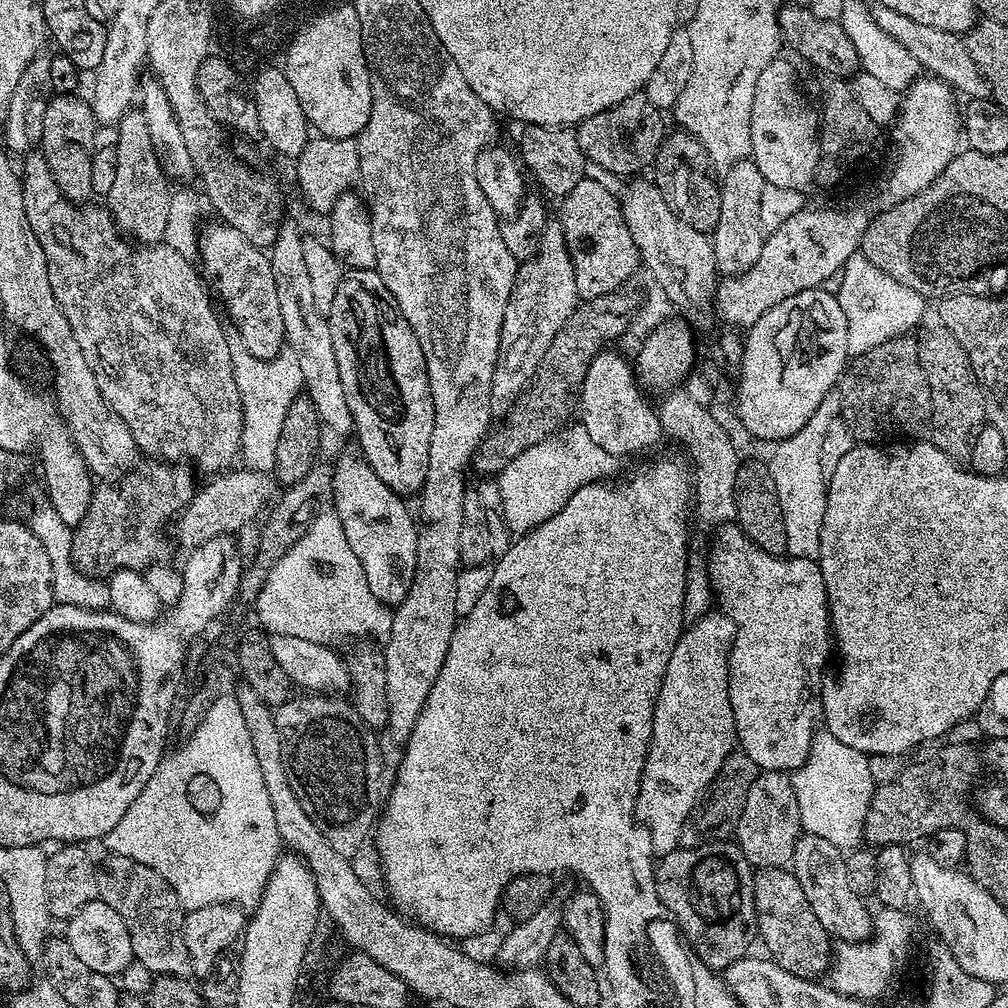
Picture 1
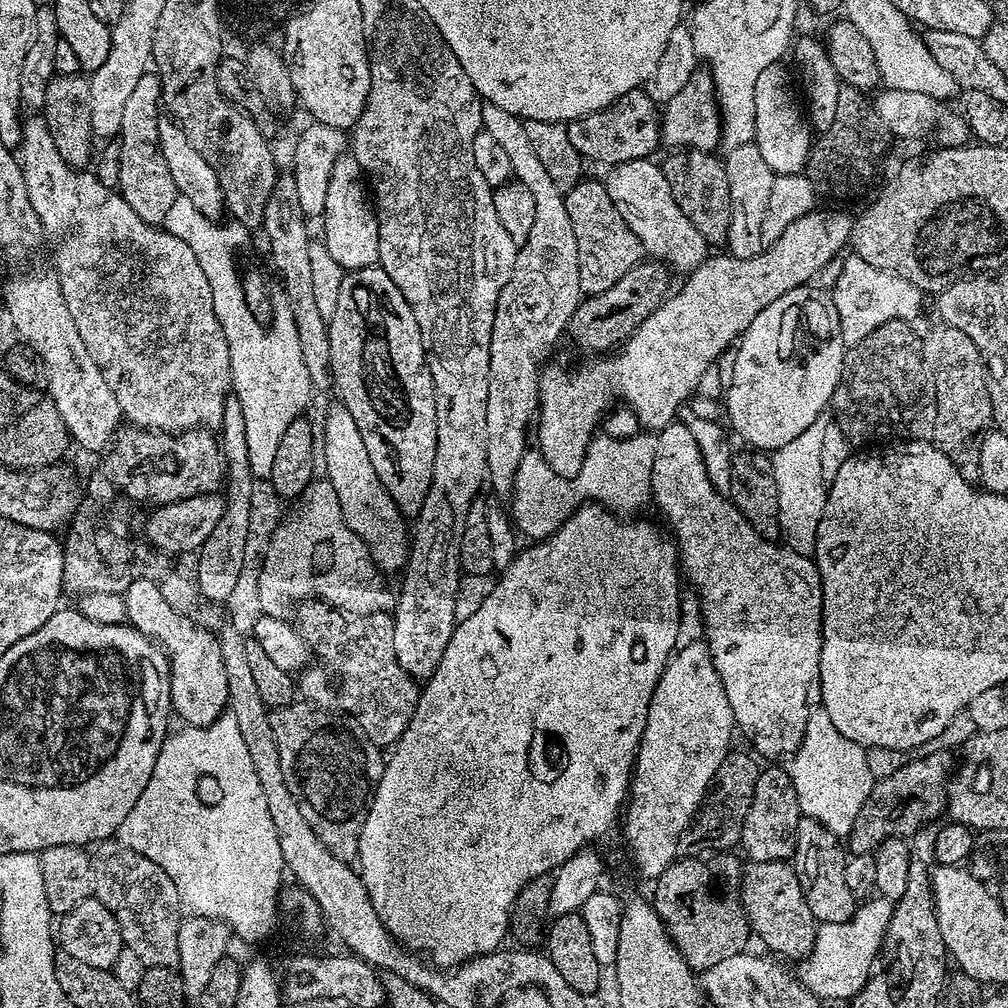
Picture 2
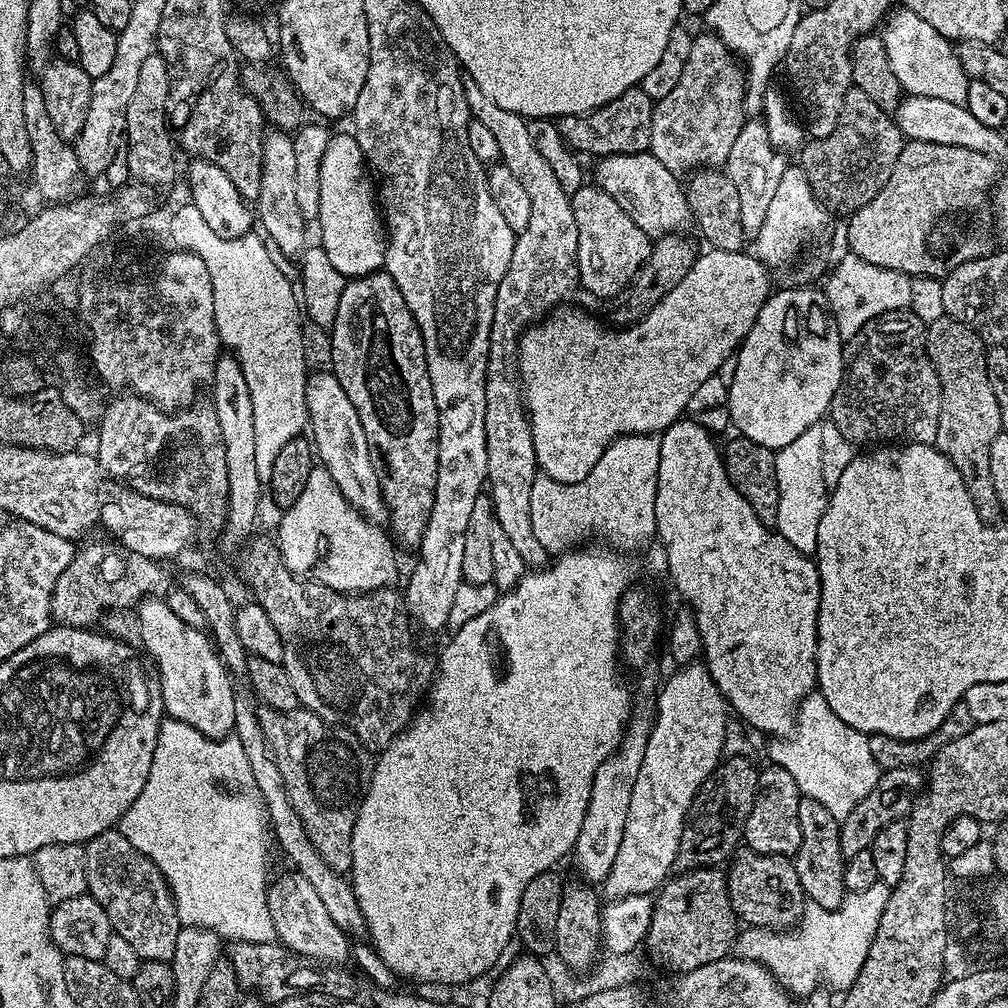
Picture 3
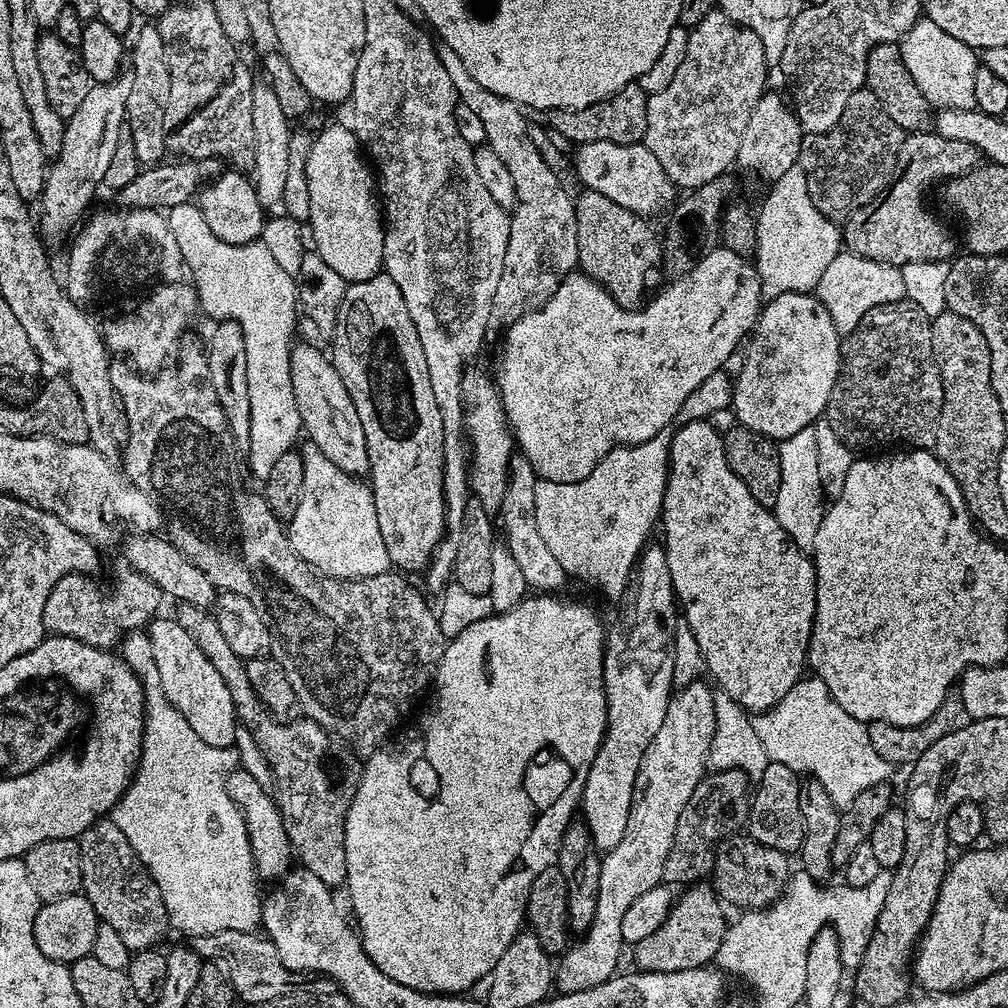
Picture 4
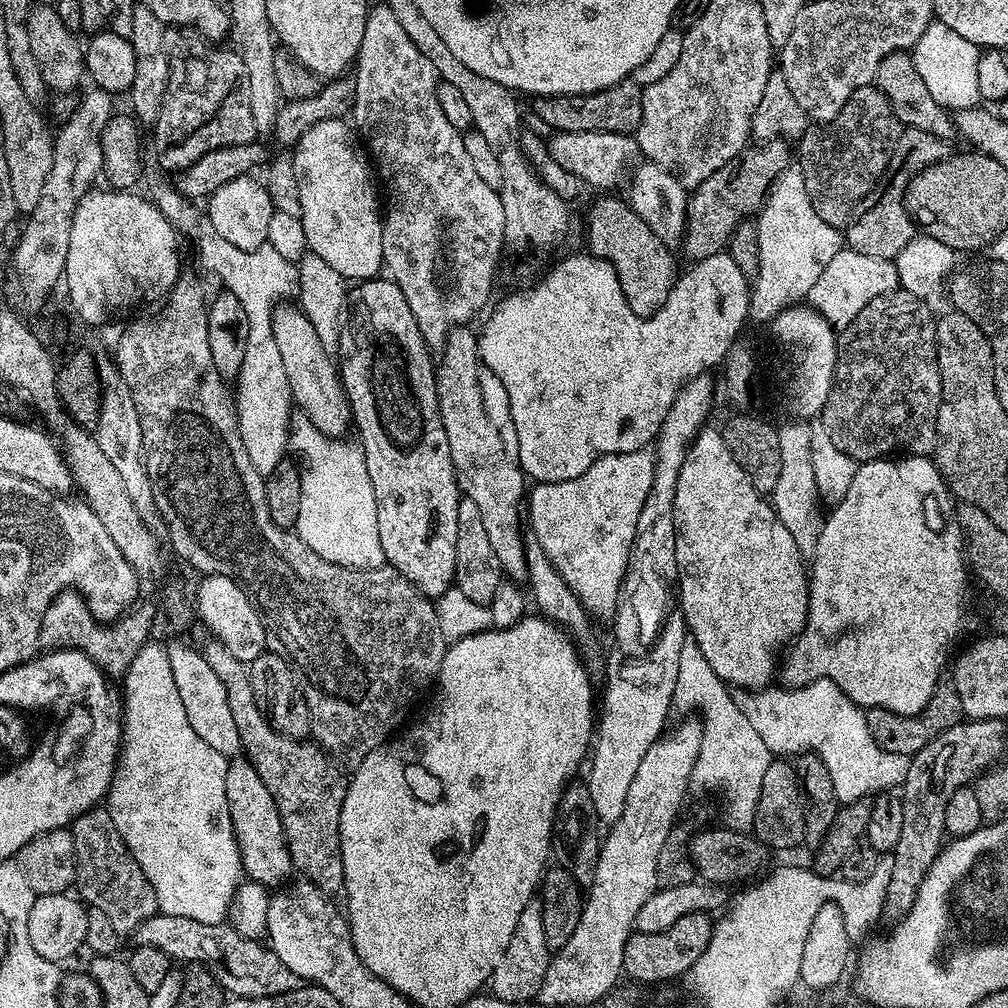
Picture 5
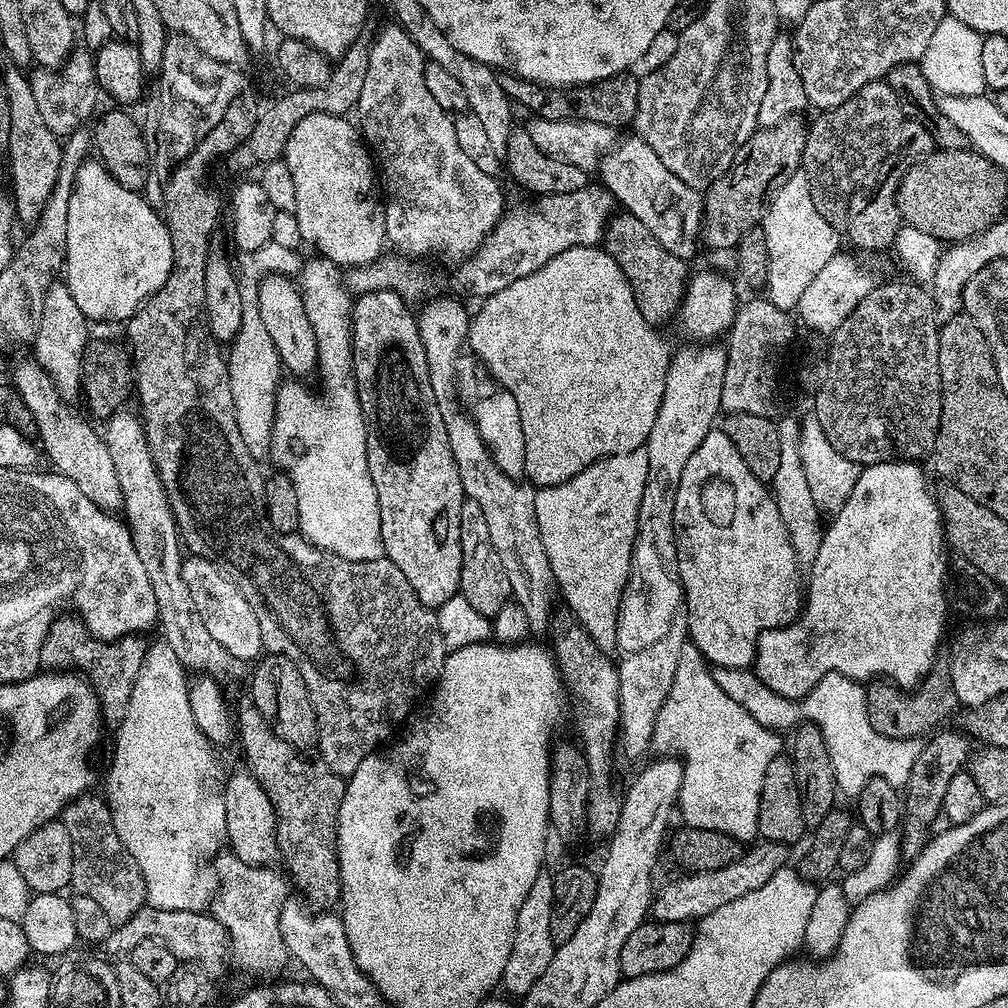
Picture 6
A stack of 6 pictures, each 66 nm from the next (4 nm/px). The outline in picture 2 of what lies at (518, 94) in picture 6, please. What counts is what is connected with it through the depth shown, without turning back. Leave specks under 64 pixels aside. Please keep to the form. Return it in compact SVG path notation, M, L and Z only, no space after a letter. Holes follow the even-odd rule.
M643 87L622 94L610 106L597 112L586 114L577 120L567 121L570 142L580 157L592 158L601 166L615 166L622 162L647 160L652 151L661 147L660 117L661 109L656 105Z

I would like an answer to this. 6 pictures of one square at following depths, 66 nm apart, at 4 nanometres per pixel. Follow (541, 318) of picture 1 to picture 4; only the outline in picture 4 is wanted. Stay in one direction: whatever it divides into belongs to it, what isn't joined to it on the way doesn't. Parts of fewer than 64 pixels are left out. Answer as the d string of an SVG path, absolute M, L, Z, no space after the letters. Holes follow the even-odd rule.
M441 45L438 50L439 60L446 69L446 74L453 82L459 103L469 107L479 119L486 131L486 146L502 158L506 171L514 182L516 191L516 207L510 212L510 242L506 242L506 259L502 262L502 275L498 277L498 286L494 289L494 302L490 306L490 325L493 329L507 329L518 318L531 312L533 308L541 308L552 297L554 290L558 290L560 283L569 274L577 271L580 259L578 258L578 226L576 225L576 202L573 196L563 189L561 177L556 177L556 168L543 160L542 154L529 138L529 123L525 122L525 113L519 105L502 98L493 91L486 90L471 77L462 60L454 50ZM522 454L513 455L508 466L508 485L502 498L498 520L504 523L502 540L512 555L512 567L520 572L525 585L536 594L560 594L563 593L564 583L569 583L570 577L562 570L558 558L554 558L554 553L546 547L546 541L538 531L538 517L534 507L534 486L537 479L536 472L526 457Z

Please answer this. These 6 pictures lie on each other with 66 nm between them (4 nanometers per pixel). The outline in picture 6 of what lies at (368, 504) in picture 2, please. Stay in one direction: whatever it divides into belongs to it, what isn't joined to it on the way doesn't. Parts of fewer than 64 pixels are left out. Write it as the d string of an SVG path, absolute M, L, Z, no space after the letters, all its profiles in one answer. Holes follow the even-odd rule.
M275 274L265 276L256 286L256 305L258 314L262 314L266 334L270 334L274 350L278 350L281 365L287 371L289 368L291 375L296 378L304 378L307 372L315 373L318 368L318 342L314 338L314 326L310 326L297 281Z

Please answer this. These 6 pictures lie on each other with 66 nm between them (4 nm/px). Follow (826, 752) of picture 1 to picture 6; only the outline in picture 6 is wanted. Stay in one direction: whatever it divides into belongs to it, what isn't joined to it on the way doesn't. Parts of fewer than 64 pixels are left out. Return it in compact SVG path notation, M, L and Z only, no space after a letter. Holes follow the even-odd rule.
M713 667L711 671L715 682L718 682L727 697L734 698L734 701L762 726L780 734L784 732L783 728L795 729L801 721L816 725L817 730L824 736L830 762L834 762L836 786L843 795L845 792L849 798L859 796L862 786L866 786L866 782L876 776L890 782L898 790L907 785L910 770L914 770L914 762L922 747L921 741L899 740L878 734L867 718L866 688L863 683L831 672L812 687L810 694L798 701L782 698L782 694L774 694L770 686L766 686L757 678L755 671L747 668Z

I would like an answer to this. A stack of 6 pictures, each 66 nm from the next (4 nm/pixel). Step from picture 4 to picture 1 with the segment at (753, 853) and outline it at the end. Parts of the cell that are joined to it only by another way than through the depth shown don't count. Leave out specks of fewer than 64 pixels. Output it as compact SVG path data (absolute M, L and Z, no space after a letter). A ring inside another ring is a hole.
M787 867L762 868L753 875L752 885L758 936L761 941L764 939L770 959L782 966L782 970L798 974L798 978L816 980L823 977L832 962L834 940L822 922L818 922L798 878Z

